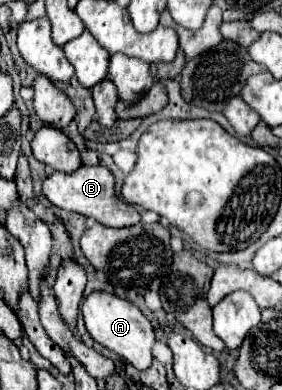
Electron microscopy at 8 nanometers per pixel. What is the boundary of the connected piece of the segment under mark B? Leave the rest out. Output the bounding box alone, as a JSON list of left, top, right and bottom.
[43,166,141,228]

